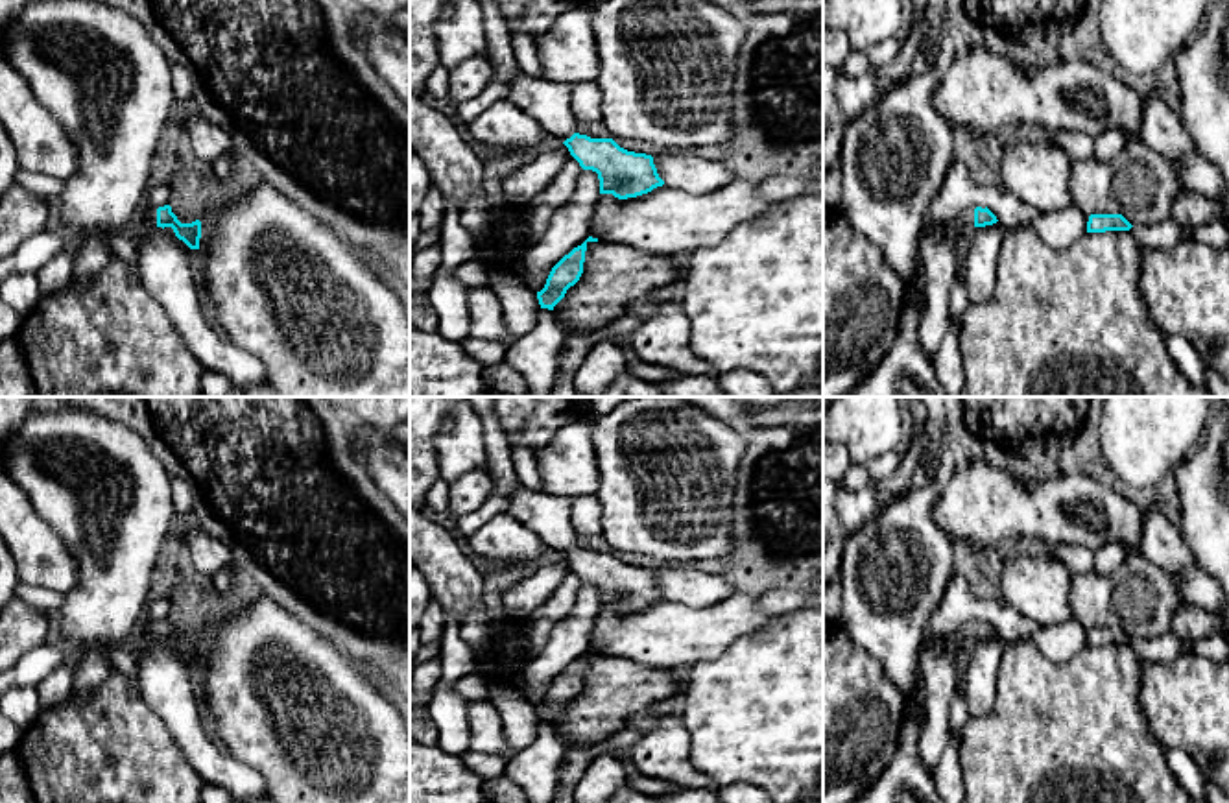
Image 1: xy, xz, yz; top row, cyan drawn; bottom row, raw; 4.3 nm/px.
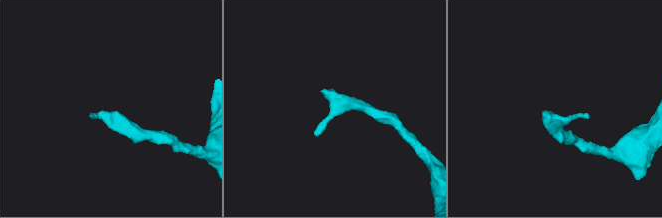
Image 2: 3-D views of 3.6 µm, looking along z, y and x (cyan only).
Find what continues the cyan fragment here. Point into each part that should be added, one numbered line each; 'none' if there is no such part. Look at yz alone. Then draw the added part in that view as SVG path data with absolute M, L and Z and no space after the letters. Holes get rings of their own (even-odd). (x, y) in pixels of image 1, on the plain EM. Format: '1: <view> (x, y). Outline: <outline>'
1: yz (966, 634). Outline: M974 622L963 624L952 637L934 637L930 644L941 652L961 655L974 642Z

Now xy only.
1: xy (146, 630). Outline: M142 620L135 631L133 642L157 641L157 622Z

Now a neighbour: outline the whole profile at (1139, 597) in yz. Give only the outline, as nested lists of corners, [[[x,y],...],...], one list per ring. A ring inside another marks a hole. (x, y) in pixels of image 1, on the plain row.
[[[1129,554],[1111,574],[1072,574],[1070,611],[1083,628],[1122,628],[1131,639],[1155,639],[1172,629],[1175,609],[1185,604],[1172,576],[1142,554]]]

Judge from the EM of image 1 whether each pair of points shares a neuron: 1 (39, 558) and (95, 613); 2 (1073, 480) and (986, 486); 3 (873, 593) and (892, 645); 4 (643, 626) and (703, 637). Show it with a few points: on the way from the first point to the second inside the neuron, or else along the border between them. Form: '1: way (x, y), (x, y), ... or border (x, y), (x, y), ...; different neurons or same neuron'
1: border (67, 547), (76, 562), (76, 586), (65, 595); different neurons
2: way (1050, 499), (1008, 499); same neuron
3: way (886, 606), (892, 632); same neuron
4: way (657, 635), (689, 635); same neuron

